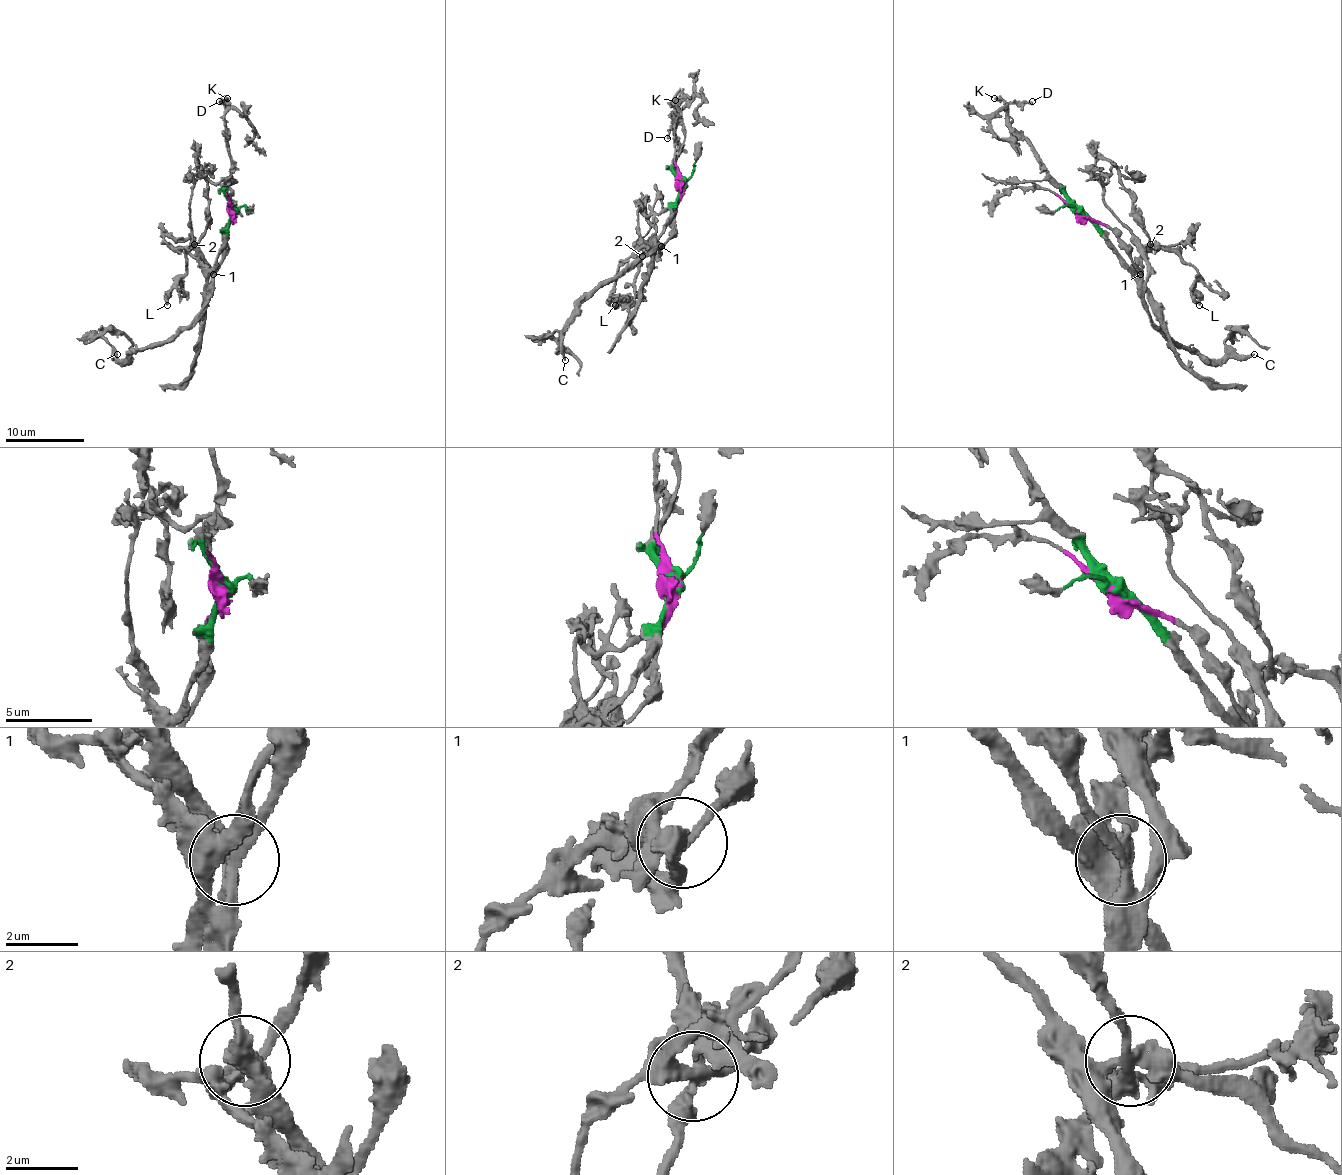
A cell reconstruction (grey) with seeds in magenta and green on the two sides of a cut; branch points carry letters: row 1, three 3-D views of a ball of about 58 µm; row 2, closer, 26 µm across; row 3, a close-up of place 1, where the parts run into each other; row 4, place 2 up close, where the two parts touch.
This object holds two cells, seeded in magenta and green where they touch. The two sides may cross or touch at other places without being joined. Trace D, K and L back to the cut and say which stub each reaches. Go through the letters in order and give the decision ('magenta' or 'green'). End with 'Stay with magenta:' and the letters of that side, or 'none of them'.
D: green
K: green
L: magenta
Stay with magenta: L

